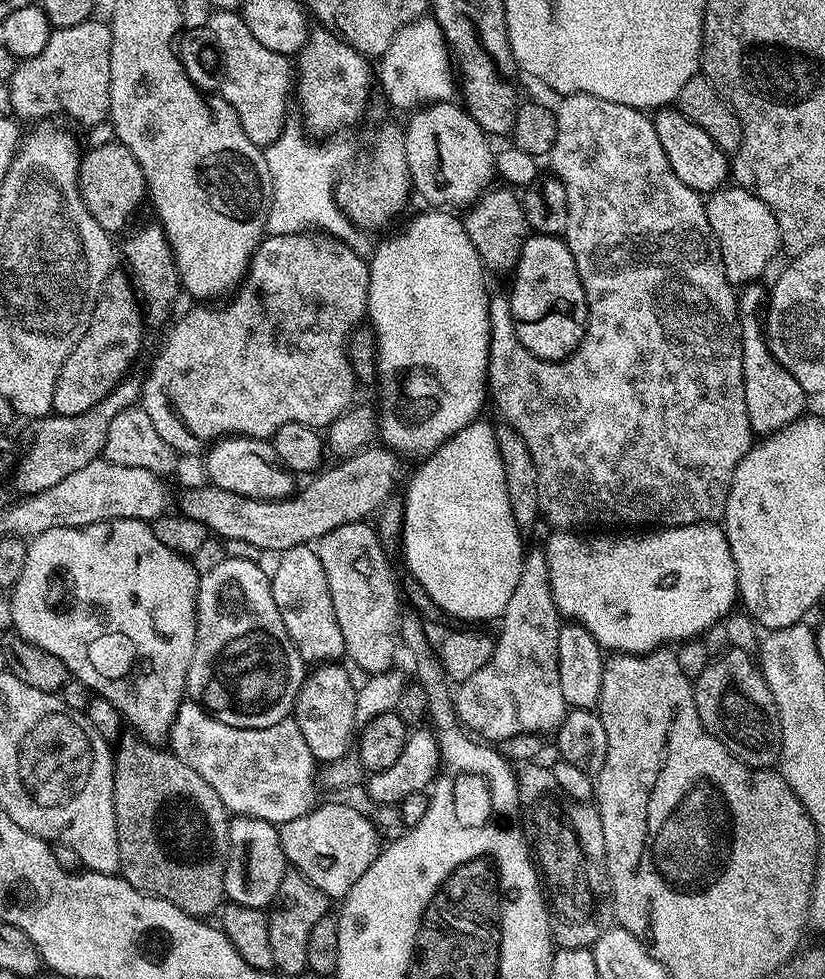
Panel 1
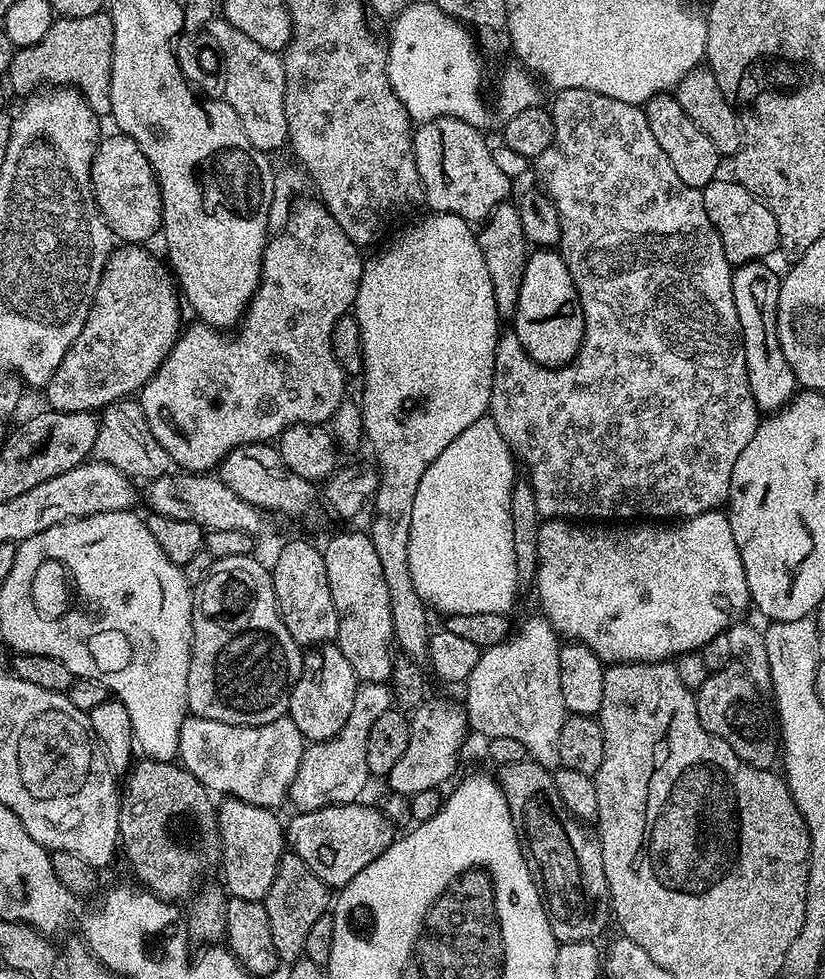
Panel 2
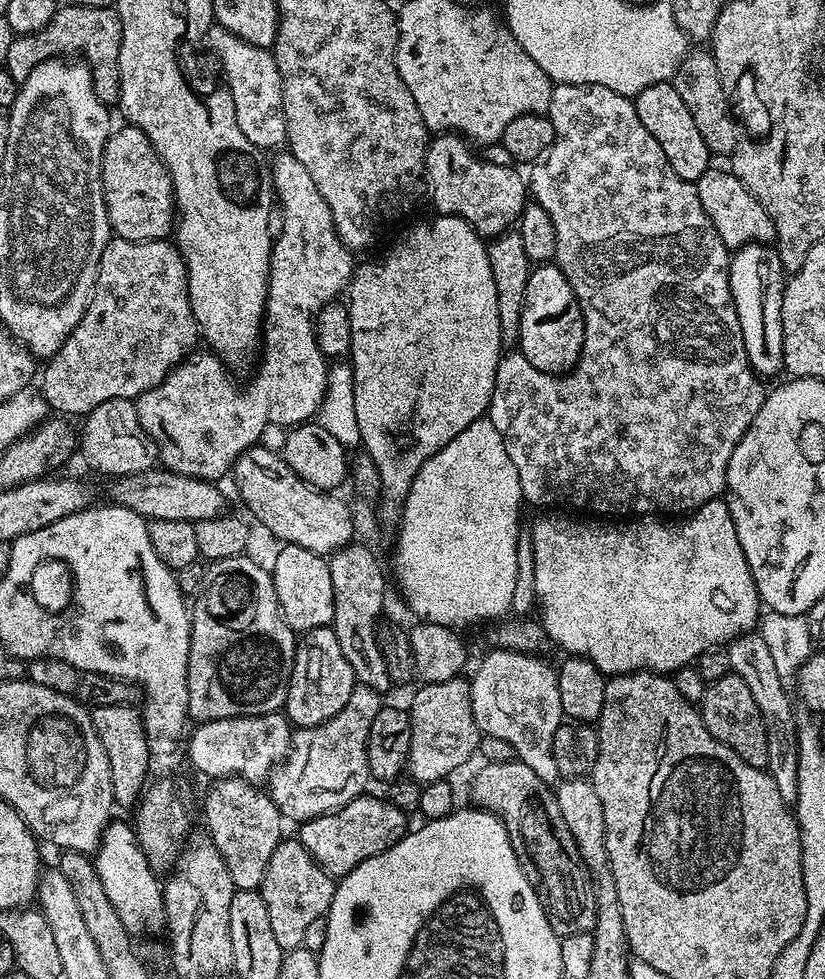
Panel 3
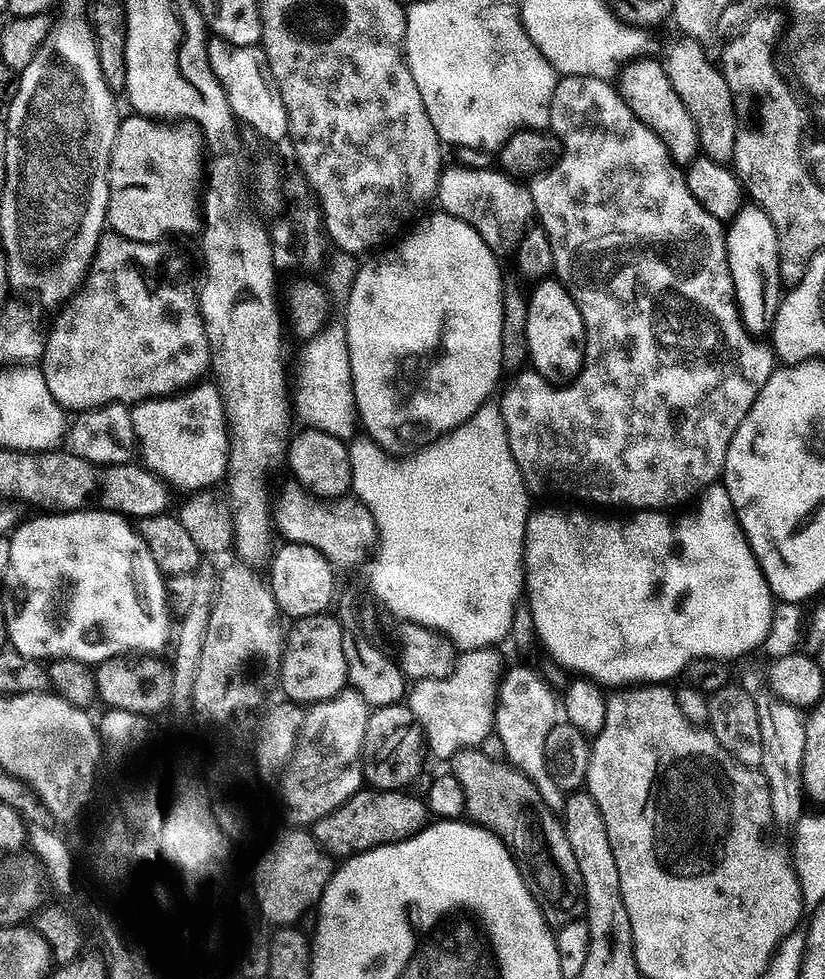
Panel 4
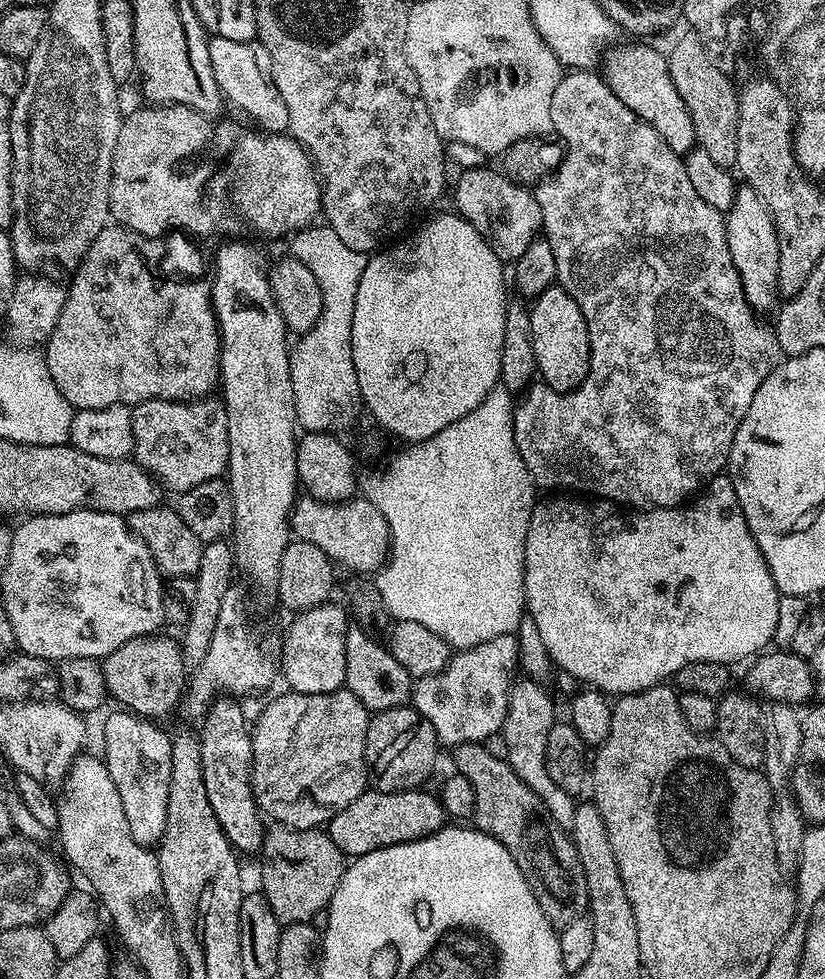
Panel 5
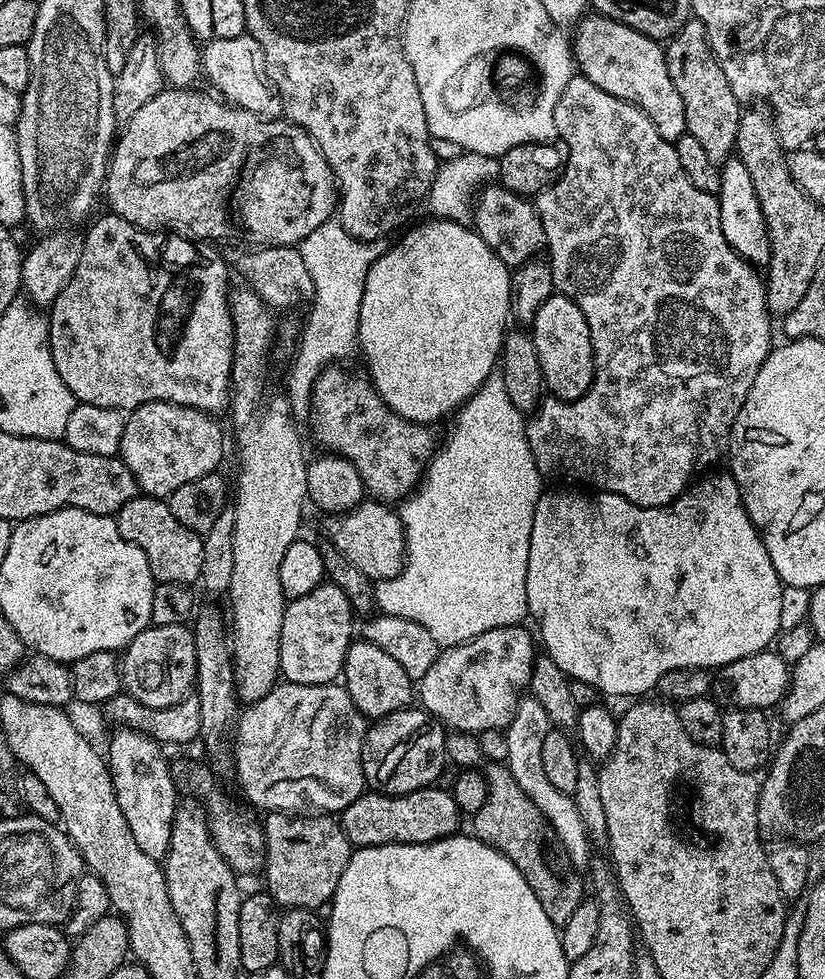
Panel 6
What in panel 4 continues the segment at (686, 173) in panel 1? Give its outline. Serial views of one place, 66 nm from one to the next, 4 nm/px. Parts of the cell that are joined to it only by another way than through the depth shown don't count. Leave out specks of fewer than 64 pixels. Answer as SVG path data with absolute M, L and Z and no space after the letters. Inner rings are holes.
M646 61L633 62L623 69L618 80L618 91L630 106L630 110L634 110L636 117L647 128L654 130L654 134L658 134L672 161L687 166L701 155L694 118L690 118L690 110L682 106L682 98L678 98L674 86L670 86L670 78L666 74L663 63Z

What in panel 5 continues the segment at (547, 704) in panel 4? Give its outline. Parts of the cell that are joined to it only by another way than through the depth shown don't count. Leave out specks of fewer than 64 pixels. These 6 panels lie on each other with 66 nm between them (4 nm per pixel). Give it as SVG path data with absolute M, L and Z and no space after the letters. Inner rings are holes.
M520 678L517 684L515 681L511 685L508 693L508 713L504 715L502 735L508 747L507 762L514 770L514 774L518 774L518 778L522 778L522 782L526 782L526 786L530 786L530 790L534 790L534 794L542 798L554 822L568 826L574 818L577 801L573 793L562 790L562 786L558 786L554 778L546 774L546 734L550 734L554 717L552 717L552 700L544 691L545 685L535 684L527 678Z

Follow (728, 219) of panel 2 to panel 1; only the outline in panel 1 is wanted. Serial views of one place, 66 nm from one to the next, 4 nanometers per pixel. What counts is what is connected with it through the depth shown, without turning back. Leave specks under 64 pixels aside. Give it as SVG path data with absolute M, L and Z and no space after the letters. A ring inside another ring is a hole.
M725 186L716 189L707 197L704 209L706 218L710 222L710 230L716 235L716 241L722 254L724 273L733 286L743 286L761 279L760 275L768 268L768 263L781 251L780 231L774 214L755 194L747 188L739 186Z

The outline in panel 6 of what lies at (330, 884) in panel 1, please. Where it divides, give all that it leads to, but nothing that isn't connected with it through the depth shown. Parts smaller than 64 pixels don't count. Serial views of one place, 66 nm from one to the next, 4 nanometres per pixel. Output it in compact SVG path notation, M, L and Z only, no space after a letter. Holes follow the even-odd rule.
M429 786L401 796L387 796L379 790L365 791L339 813L338 819L353 846L369 848L379 844L433 844L435 840L444 840L457 835L462 813L447 787Z

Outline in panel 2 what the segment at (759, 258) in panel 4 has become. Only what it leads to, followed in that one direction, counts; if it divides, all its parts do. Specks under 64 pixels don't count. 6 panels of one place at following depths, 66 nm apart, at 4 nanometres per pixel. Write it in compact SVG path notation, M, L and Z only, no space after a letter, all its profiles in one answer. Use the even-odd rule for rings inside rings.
M764 262L739 265L732 274L732 293L734 306L738 310L740 335L744 337L750 394L761 413L771 414L784 408L791 402L792 397L797 395L798 381L795 370L790 366L790 362L786 362L786 354L782 354L782 346L778 342L776 315L781 277L778 272L776 276L775 270L767 268L766 265Z

